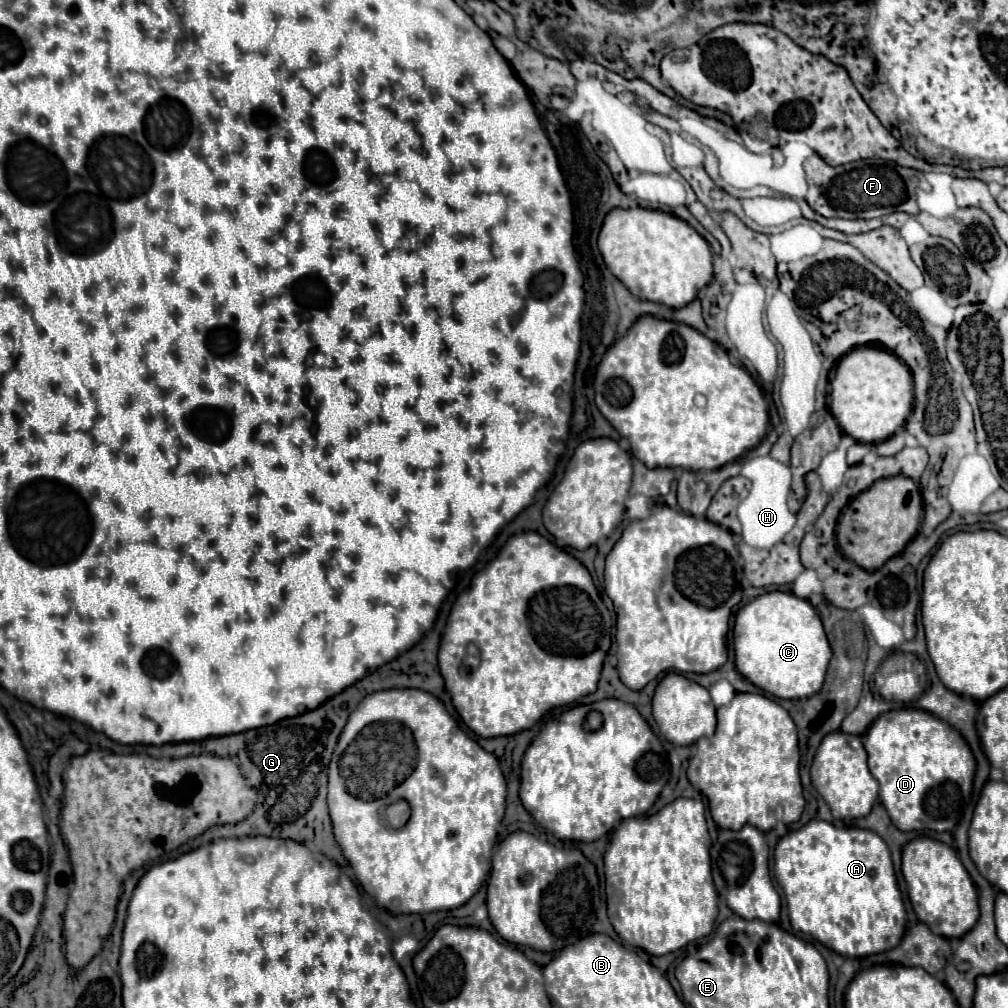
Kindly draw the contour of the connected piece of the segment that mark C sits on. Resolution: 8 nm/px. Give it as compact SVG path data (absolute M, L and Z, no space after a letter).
M772 591L748 603L734 621L736 669L758 689L780 699L812 697L822 689L832 657L822 621L814 607L792 593Z

